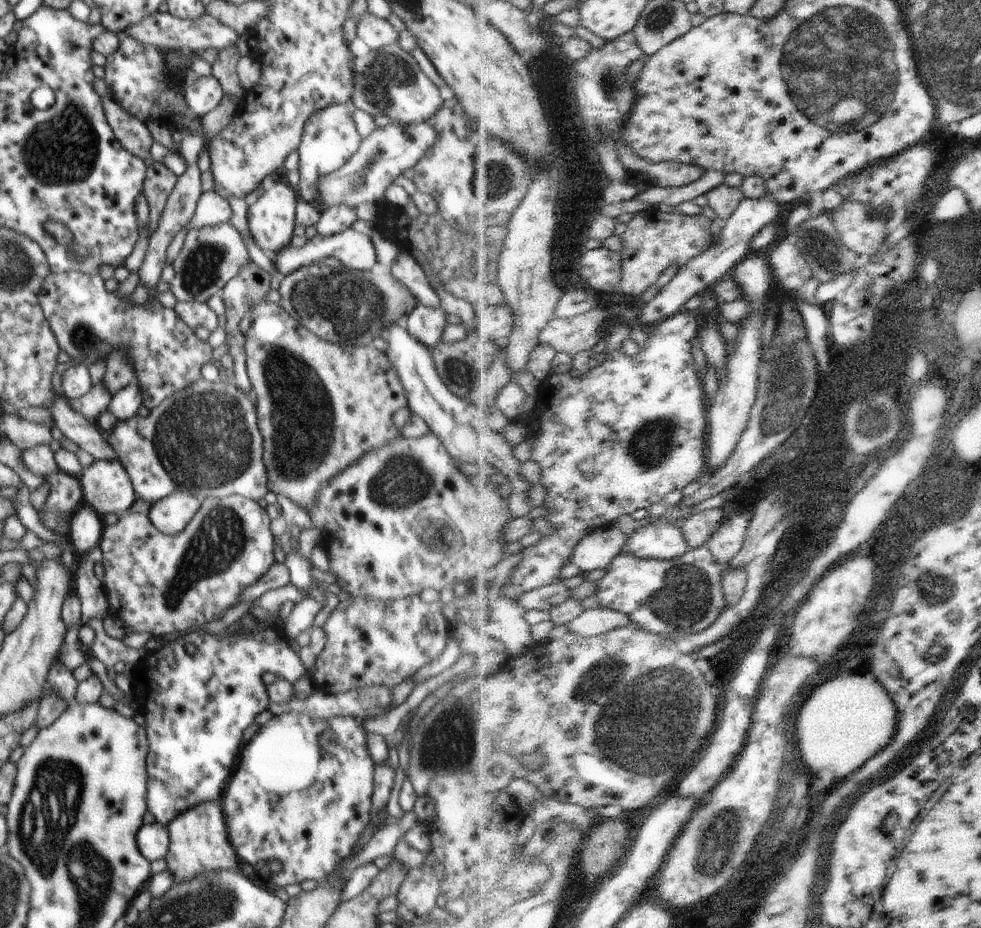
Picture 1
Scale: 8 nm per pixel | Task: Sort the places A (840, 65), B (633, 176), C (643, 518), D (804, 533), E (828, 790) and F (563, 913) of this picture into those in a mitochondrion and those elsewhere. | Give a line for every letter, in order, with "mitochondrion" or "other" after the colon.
A: mitochondrion
B: other
C: other
D: other
E: other
F: other

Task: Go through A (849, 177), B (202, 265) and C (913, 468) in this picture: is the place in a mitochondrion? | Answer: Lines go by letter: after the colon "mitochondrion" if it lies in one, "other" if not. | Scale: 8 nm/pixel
A: other
B: mitochondrion
C: mitochondrion

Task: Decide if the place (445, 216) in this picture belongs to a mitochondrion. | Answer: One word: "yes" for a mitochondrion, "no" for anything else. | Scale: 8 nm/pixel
no

